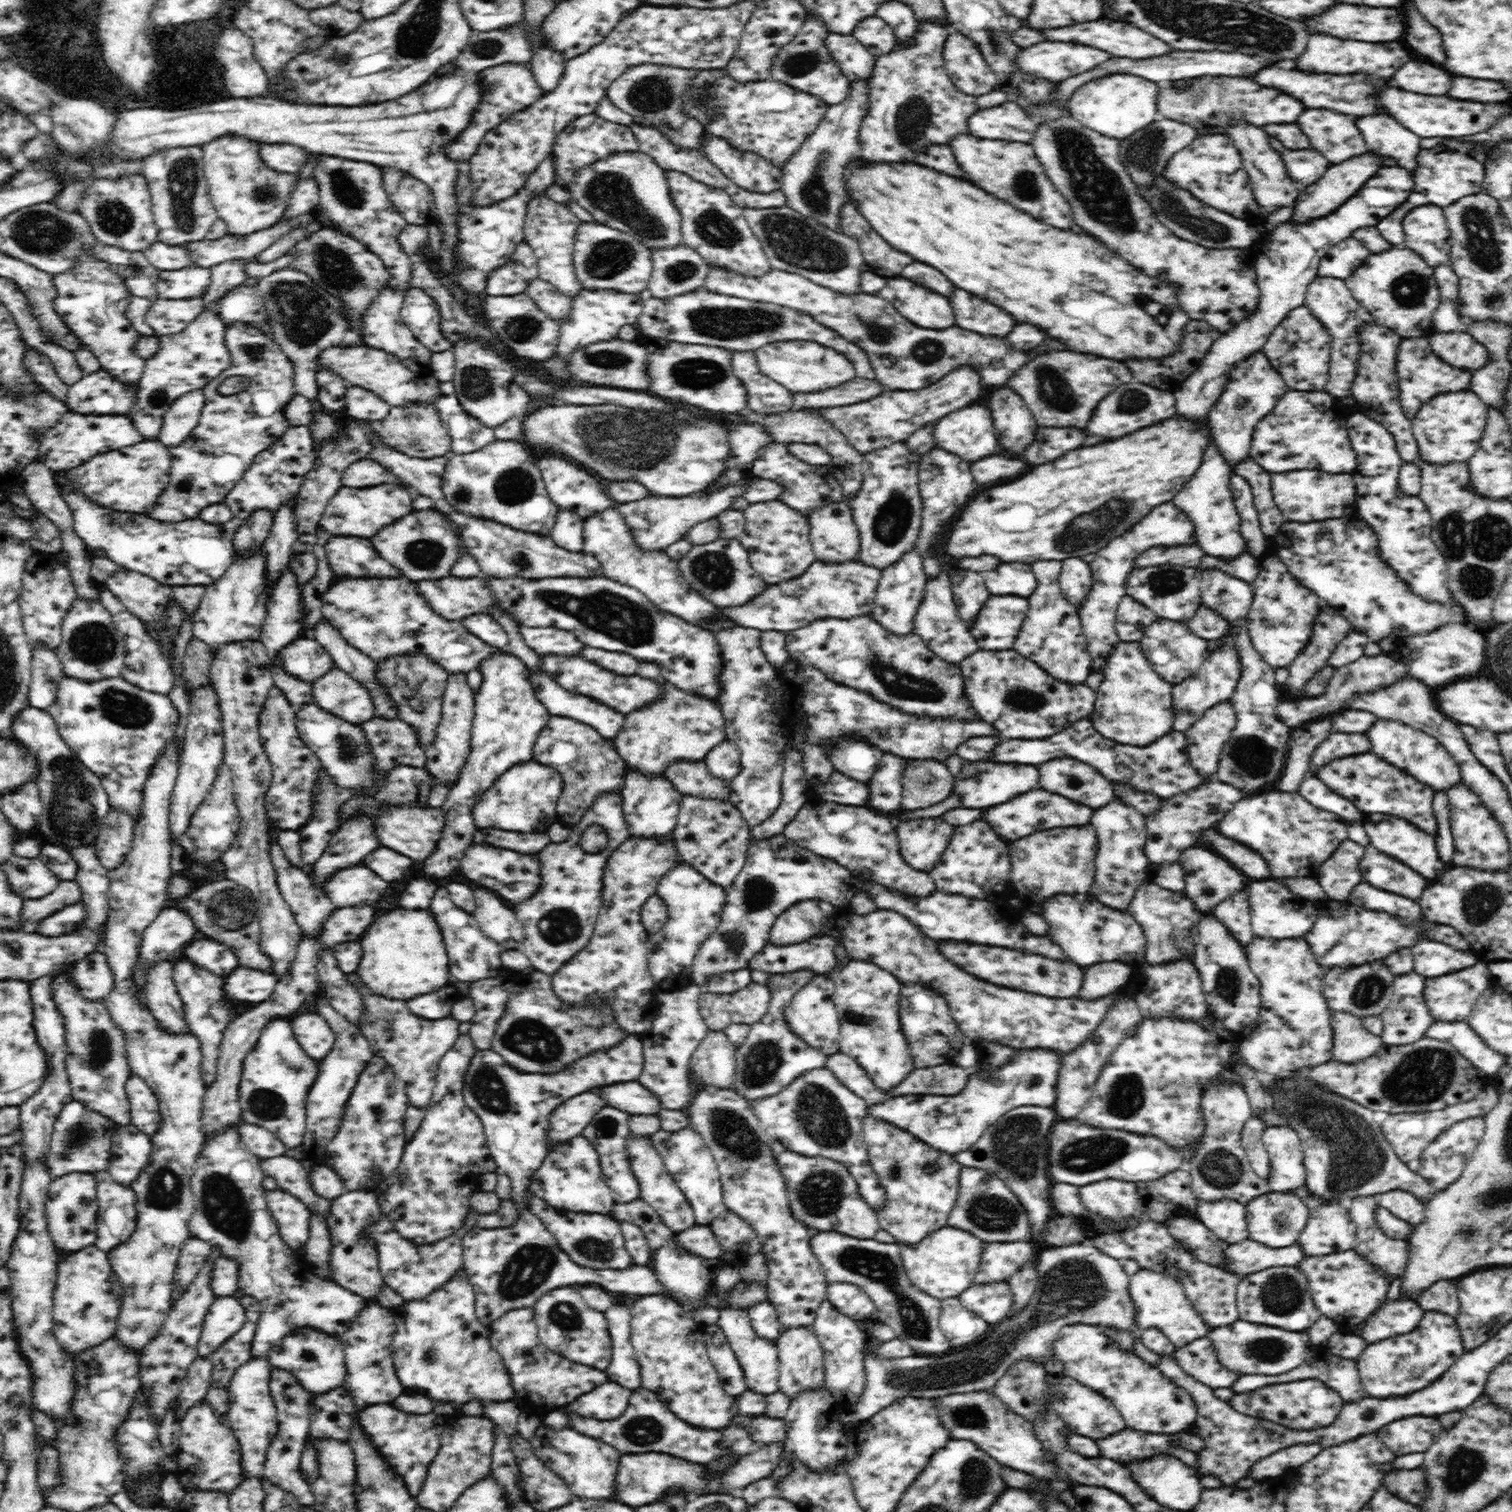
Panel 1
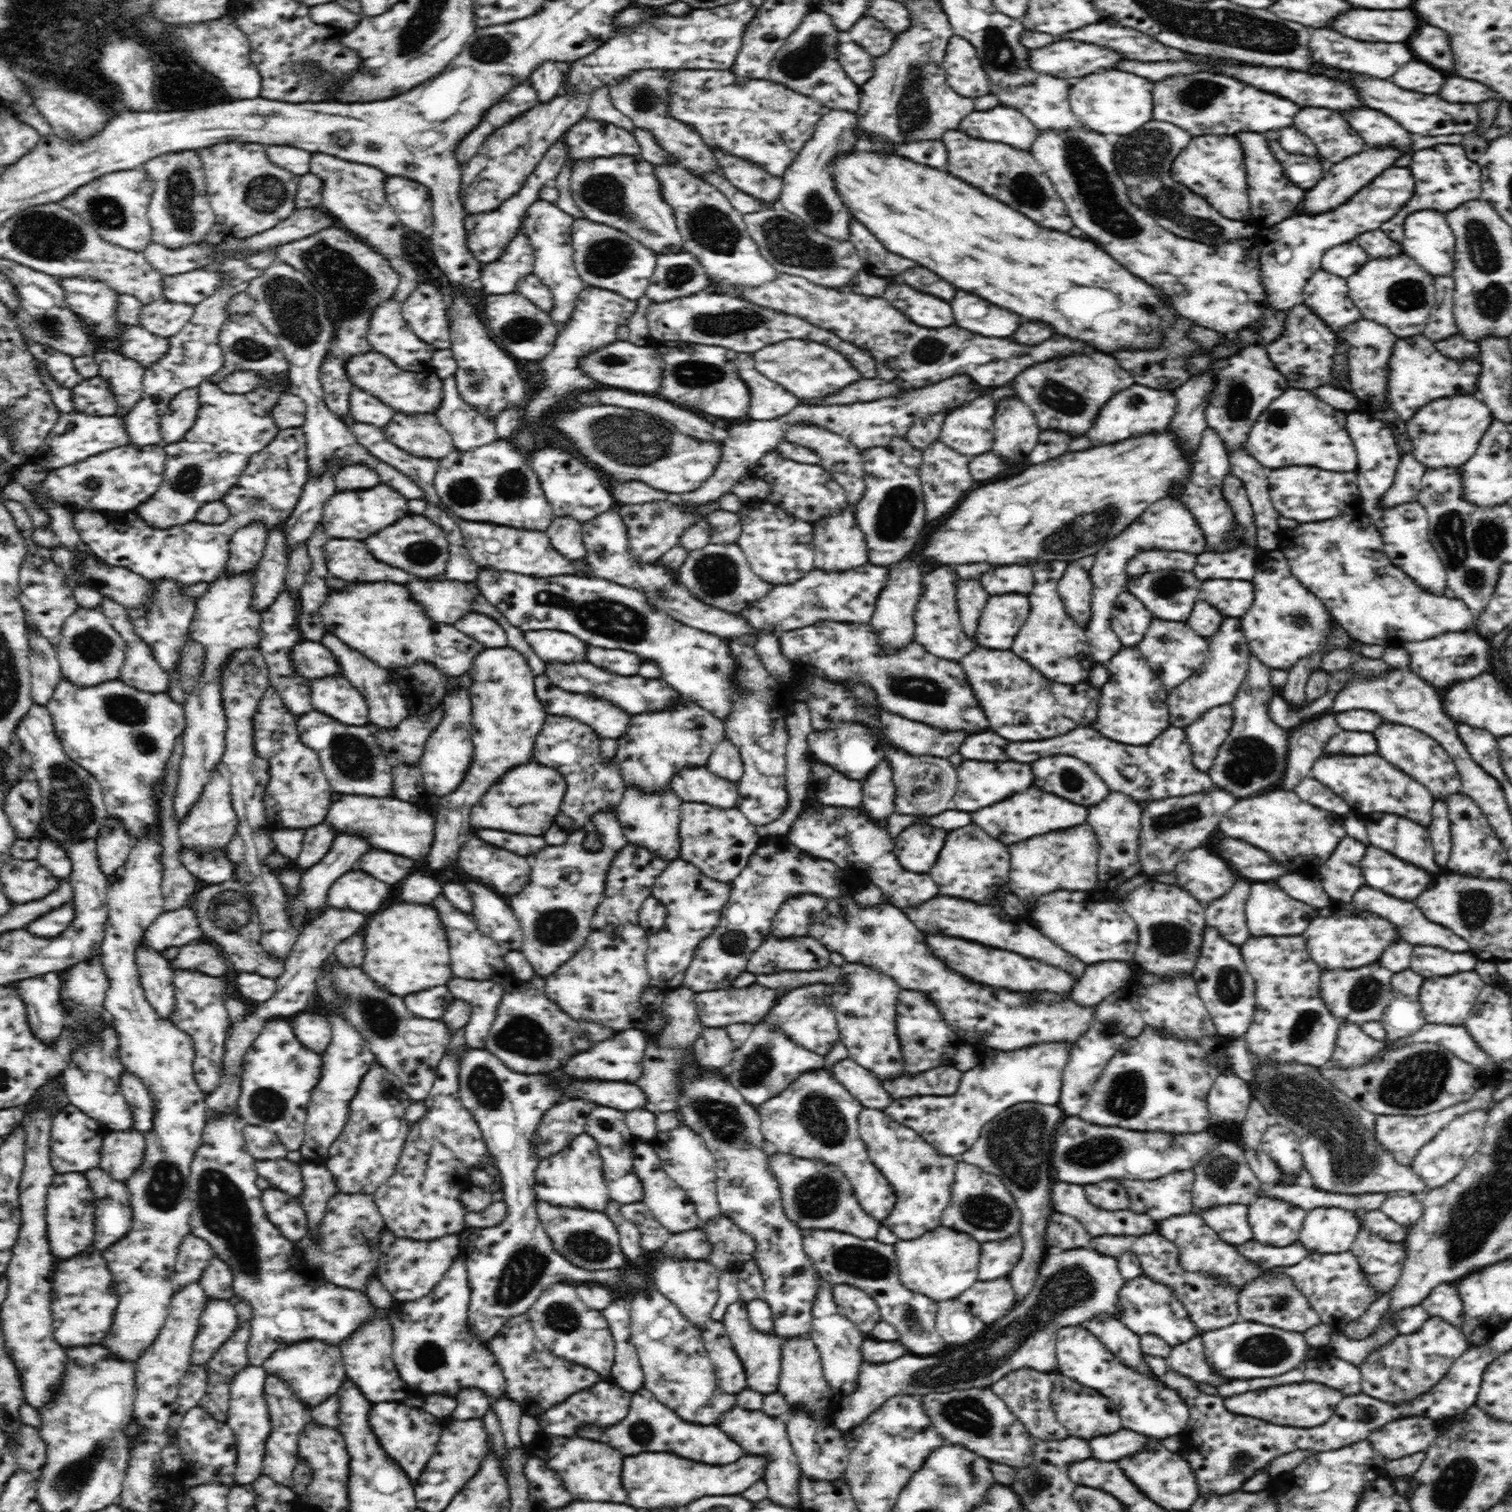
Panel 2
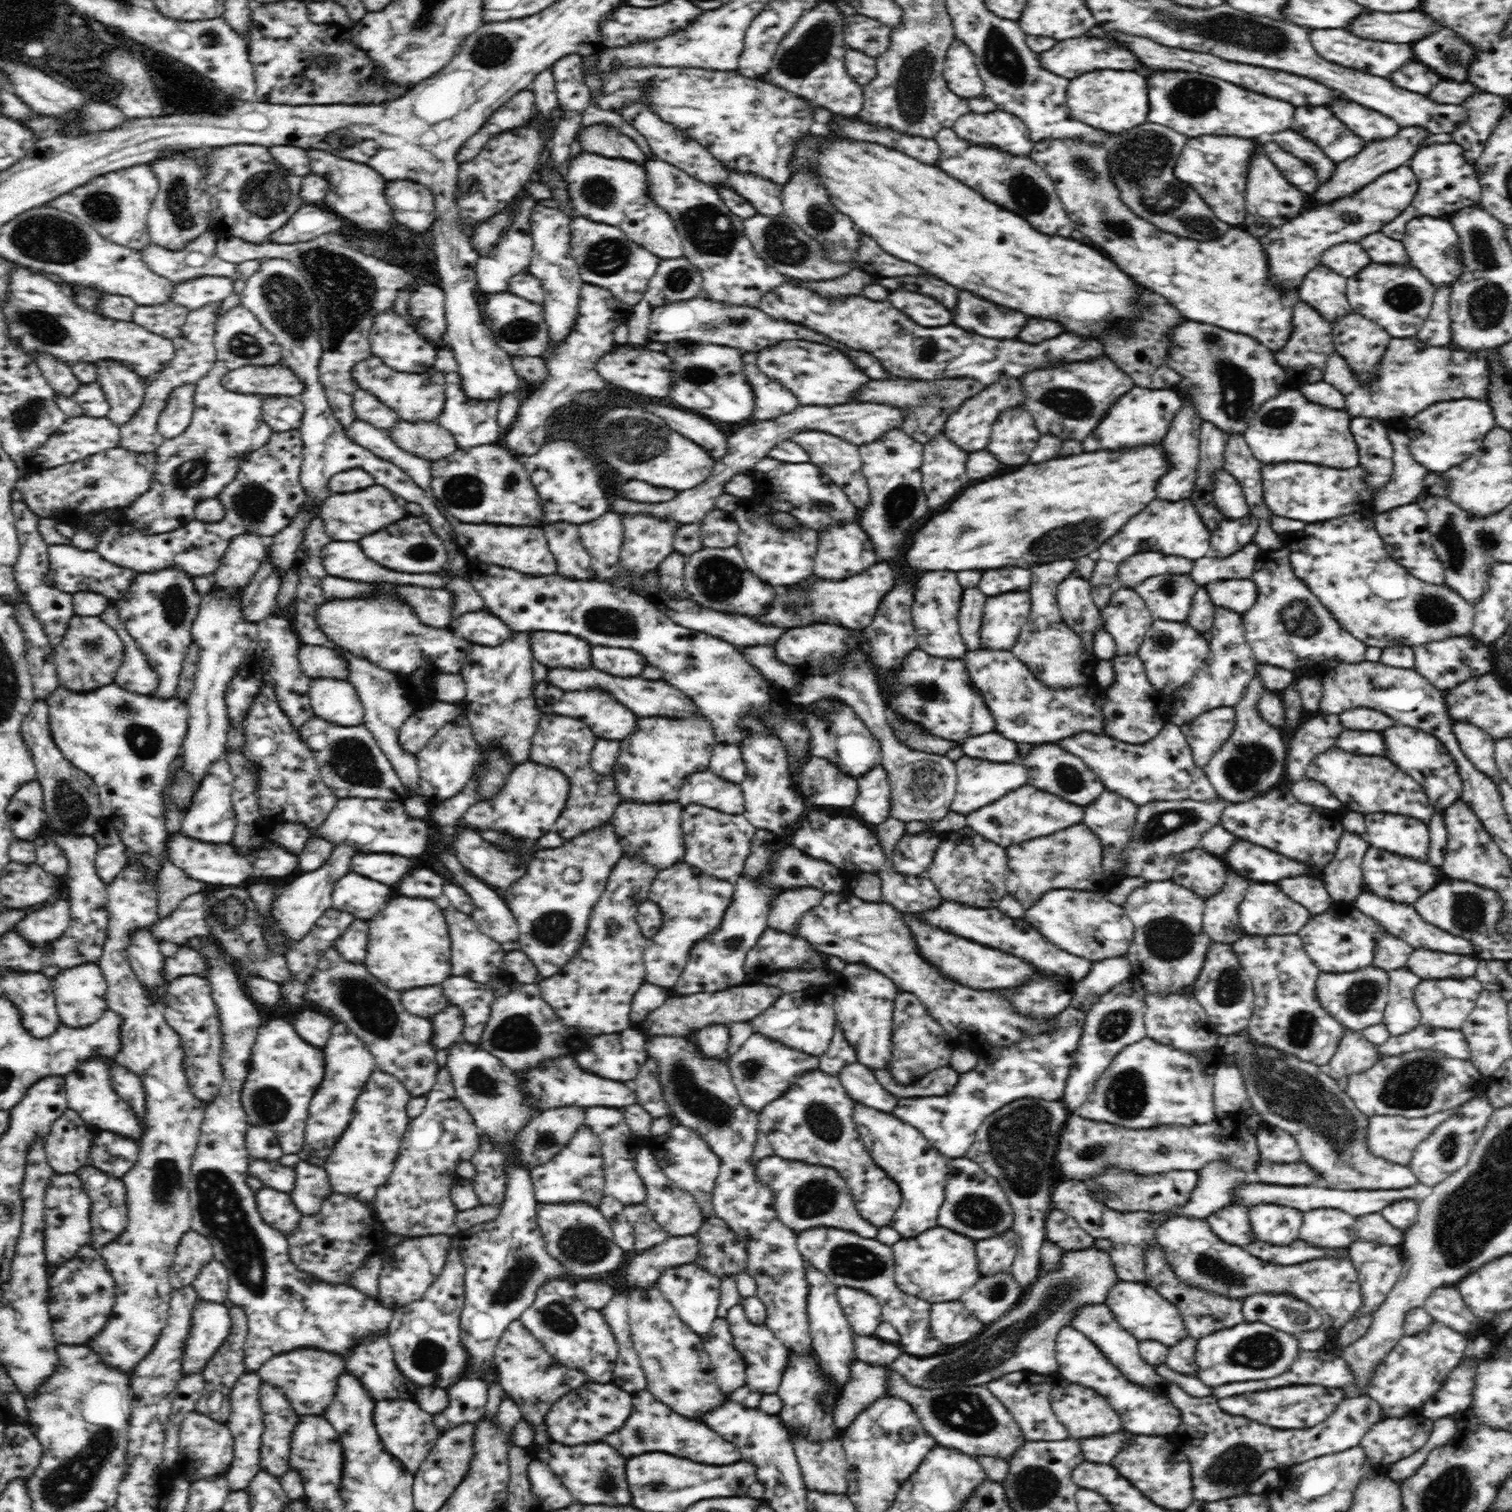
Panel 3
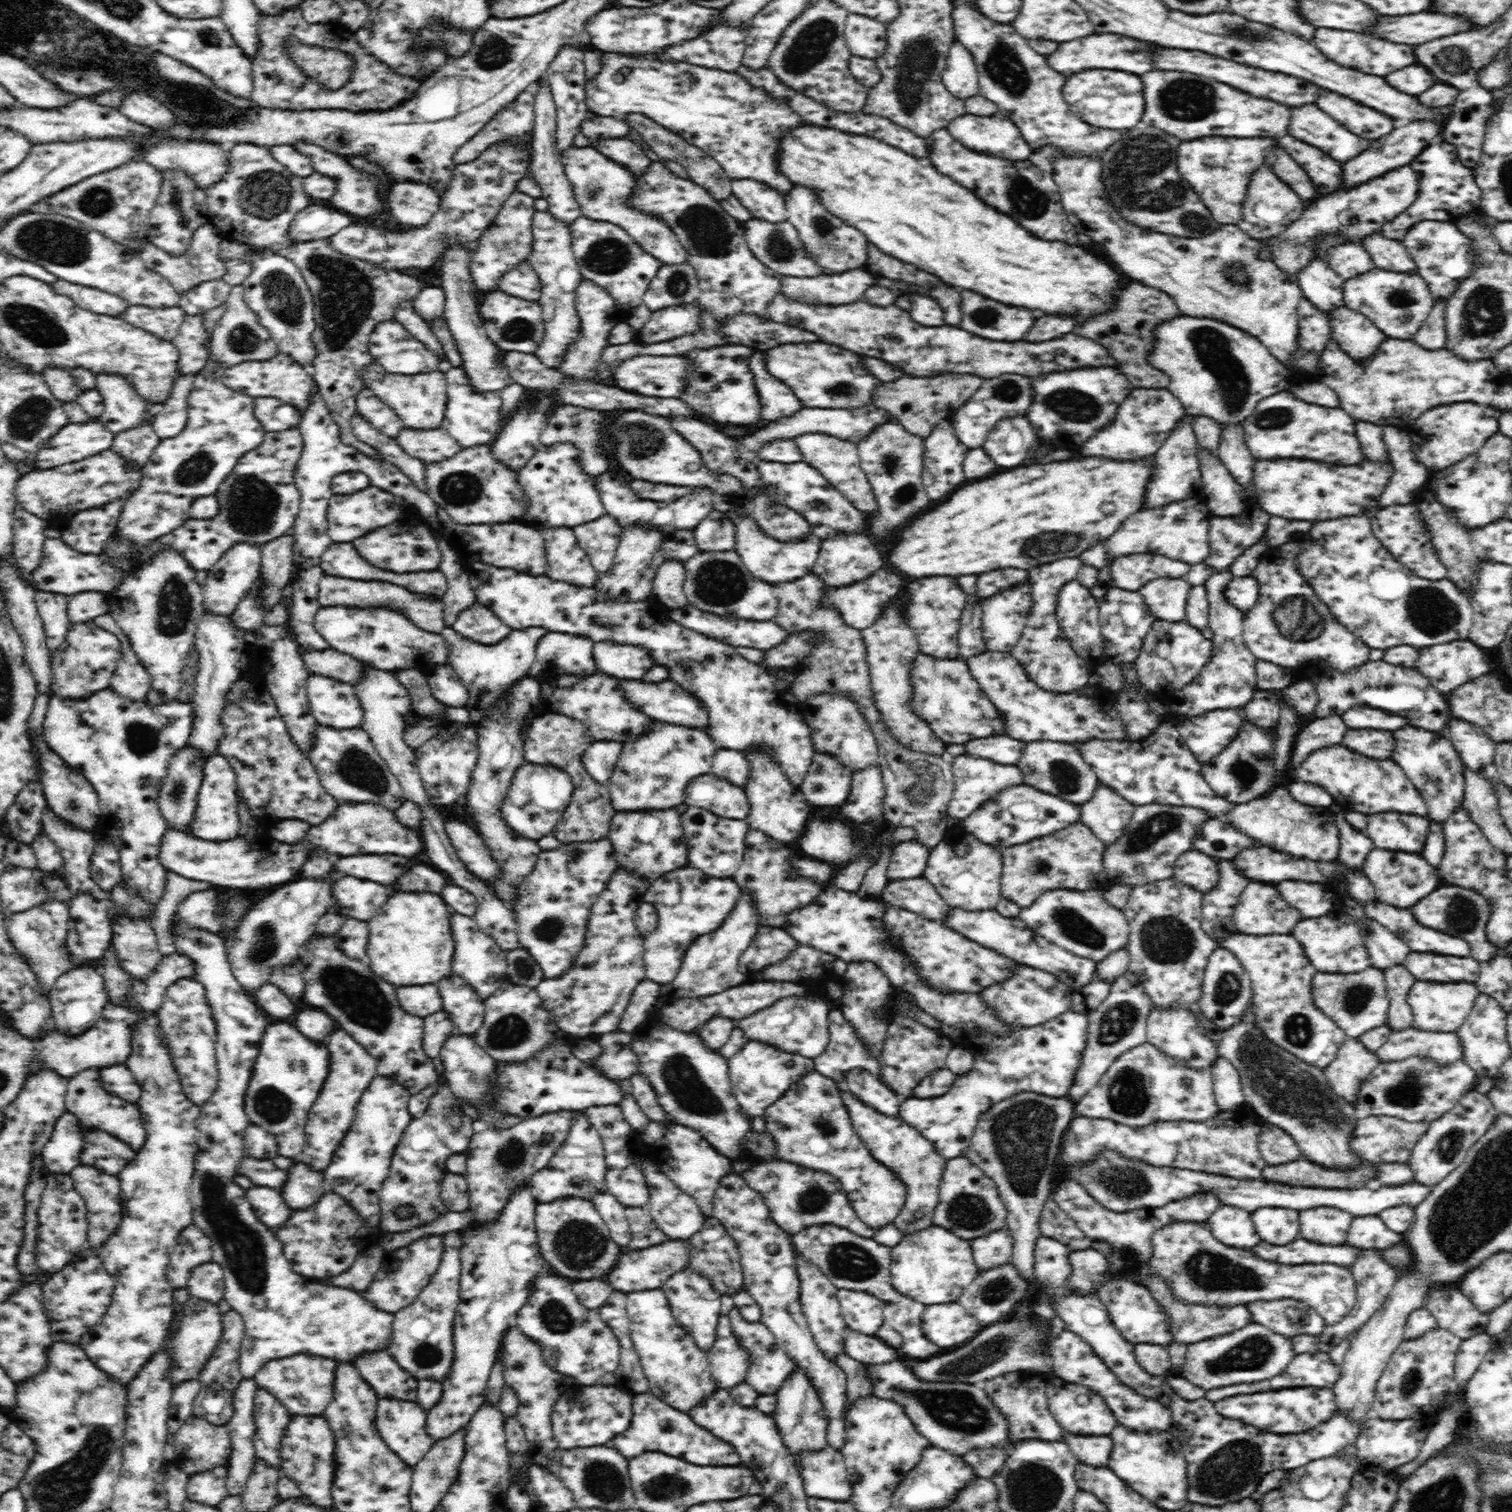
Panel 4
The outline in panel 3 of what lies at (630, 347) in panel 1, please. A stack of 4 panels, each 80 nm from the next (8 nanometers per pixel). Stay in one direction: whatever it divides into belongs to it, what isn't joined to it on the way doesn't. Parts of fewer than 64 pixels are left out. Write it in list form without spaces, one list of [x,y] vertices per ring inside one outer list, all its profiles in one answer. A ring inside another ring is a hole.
[[[618,350],[616,354],[606,354],[598,360],[596,366],[598,374],[624,390],[636,392],[636,394],[644,394],[644,396],[656,396],[656,398],[664,398],[670,396],[670,388],[672,388],[672,360],[666,354],[660,352],[648,352],[648,350]]]

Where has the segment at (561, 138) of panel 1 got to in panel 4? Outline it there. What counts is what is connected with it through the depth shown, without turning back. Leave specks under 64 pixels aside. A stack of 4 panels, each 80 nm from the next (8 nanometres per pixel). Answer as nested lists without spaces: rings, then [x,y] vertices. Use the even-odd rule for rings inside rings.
[[[598,138],[589,144],[606,155],[606,158],[617,162],[620,166],[625,166],[638,177],[648,170],[652,162],[639,145],[627,138]]]

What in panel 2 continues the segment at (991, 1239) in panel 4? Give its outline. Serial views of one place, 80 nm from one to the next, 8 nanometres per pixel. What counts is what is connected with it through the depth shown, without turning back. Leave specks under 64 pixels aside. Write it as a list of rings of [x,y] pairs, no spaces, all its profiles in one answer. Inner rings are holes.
[[[1010,1235],[1002,1240],[981,1243],[978,1279],[982,1282],[1009,1278],[1024,1252],[1021,1236]]]

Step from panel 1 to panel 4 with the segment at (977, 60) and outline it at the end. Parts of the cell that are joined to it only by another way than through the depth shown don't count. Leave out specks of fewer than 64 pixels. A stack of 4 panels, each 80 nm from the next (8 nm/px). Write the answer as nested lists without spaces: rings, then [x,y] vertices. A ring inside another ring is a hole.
[[[955,41],[950,47],[946,68],[942,73],[946,90],[956,98],[970,98],[979,95],[978,80],[972,53],[961,42]]]

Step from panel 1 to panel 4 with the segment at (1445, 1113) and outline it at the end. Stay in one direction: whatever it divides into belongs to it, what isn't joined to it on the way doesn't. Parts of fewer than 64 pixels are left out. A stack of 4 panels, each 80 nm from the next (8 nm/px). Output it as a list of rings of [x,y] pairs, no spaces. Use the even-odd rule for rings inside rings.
[[[1364,1117],[1358,1118],[1354,1127],[1349,1144],[1360,1158],[1367,1162],[1378,1163],[1407,1163],[1412,1154],[1414,1145],[1418,1139],[1426,1132],[1431,1122],[1406,1122],[1396,1117]]]

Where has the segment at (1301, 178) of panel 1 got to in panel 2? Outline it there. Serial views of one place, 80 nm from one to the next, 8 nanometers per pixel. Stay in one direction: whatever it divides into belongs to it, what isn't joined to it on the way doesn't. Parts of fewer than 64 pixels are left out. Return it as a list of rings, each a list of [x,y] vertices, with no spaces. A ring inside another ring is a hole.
[[[1268,142],[1270,152],[1278,158],[1278,162],[1284,166],[1286,176],[1302,190],[1310,190],[1316,186],[1318,180],[1322,180],[1322,164],[1316,158],[1310,156],[1298,156],[1286,152],[1278,142]]]

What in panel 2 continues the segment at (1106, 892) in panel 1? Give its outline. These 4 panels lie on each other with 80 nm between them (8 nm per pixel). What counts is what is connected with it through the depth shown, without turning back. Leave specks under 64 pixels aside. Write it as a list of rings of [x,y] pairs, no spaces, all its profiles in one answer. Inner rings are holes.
[[[1112,792],[1106,800],[1098,802],[1096,806],[1088,807],[1087,823],[1092,826],[1094,833],[1100,840],[1100,856],[1098,856],[1098,878],[1100,884],[1104,886],[1097,886],[1095,891],[1099,893],[1102,898],[1108,901],[1114,901],[1116,904],[1121,904],[1122,884],[1126,880],[1130,880],[1141,872],[1141,860],[1138,856],[1140,848],[1140,832],[1141,817],[1143,810],[1138,803],[1130,800],[1124,794]],[[1108,888],[1108,890],[1106,890]]]

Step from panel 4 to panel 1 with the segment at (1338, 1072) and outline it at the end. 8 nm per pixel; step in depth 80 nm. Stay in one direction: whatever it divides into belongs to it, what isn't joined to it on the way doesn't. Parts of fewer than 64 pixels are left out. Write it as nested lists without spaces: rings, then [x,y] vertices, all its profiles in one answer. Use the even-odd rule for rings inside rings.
[[[1331,1009],[1330,1015],[1334,1029],[1333,1059],[1336,1062],[1356,1064],[1379,1053],[1384,1042],[1381,1036],[1366,1030],[1362,1018],[1349,1012],[1336,1012]]]

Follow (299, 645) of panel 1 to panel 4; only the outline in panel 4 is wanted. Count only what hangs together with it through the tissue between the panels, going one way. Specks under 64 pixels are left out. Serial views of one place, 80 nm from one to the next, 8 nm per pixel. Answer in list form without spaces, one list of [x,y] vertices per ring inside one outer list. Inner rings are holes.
[[[337,650],[302,651],[302,659],[310,674],[332,676],[348,684],[355,685],[364,674],[362,661]]]

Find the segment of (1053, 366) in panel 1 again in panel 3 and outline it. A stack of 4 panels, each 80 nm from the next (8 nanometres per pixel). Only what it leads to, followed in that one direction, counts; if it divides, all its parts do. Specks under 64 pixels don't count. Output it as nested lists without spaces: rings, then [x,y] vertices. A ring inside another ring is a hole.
[[[1108,356],[1078,364],[1034,370],[1022,378],[1026,408],[1030,410],[1040,434],[1054,434],[1062,440],[1084,440],[1106,416],[1108,408],[1135,387],[1134,381]]]

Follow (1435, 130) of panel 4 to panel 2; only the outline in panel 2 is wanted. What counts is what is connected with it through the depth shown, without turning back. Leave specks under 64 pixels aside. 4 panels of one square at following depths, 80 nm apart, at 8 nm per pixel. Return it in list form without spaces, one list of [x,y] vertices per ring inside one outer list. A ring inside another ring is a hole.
[[[1368,148],[1360,154],[1354,154],[1352,158],[1346,158],[1338,164],[1332,166],[1330,172],[1326,172],[1326,176],[1312,188],[1306,192],[1304,196],[1304,206],[1300,204],[1298,213],[1299,214],[1322,214],[1326,210],[1332,210],[1340,206],[1342,202],[1346,202],[1348,198],[1352,198],[1358,190],[1362,190],[1362,186],[1368,186],[1374,176],[1382,174],[1382,170],[1394,166],[1394,162],[1402,156],[1402,152],[1398,152],[1396,148]]]

